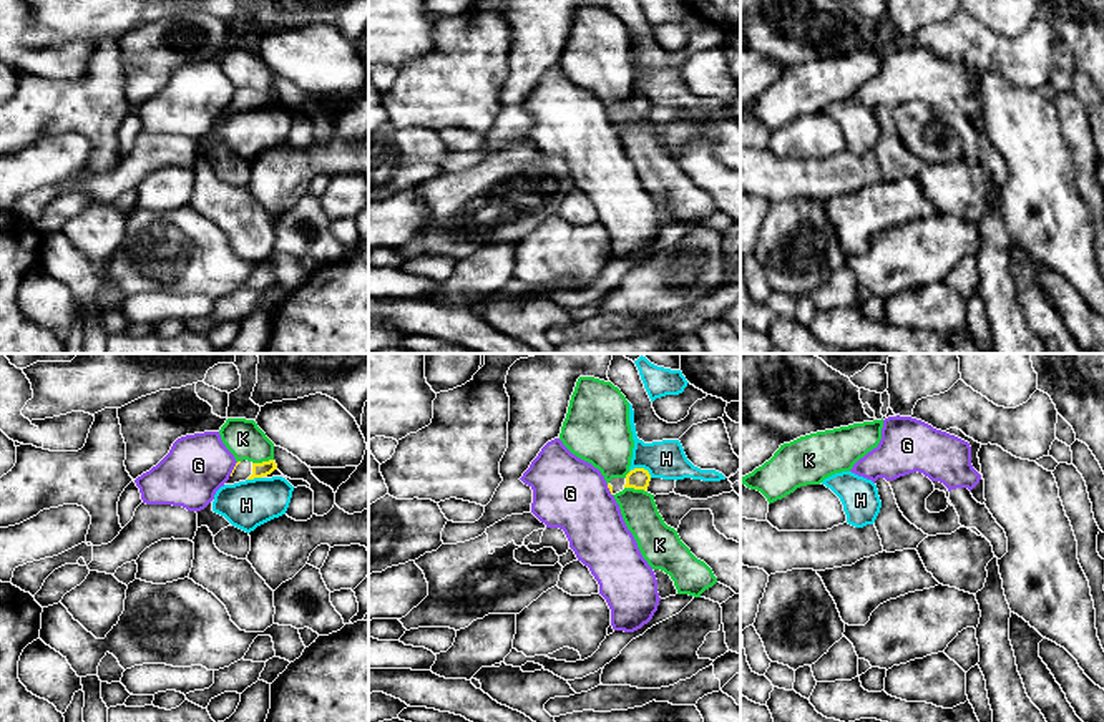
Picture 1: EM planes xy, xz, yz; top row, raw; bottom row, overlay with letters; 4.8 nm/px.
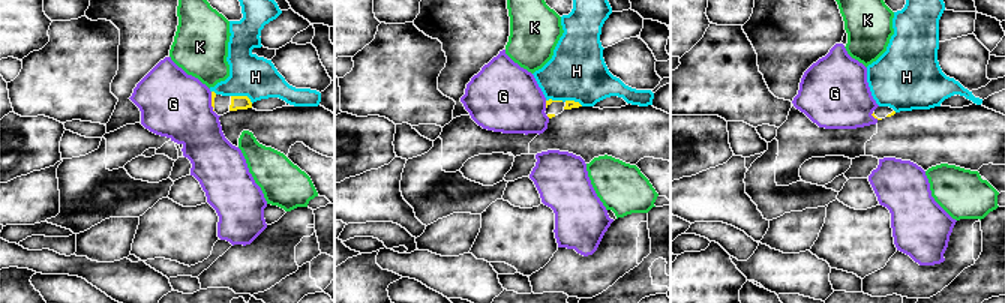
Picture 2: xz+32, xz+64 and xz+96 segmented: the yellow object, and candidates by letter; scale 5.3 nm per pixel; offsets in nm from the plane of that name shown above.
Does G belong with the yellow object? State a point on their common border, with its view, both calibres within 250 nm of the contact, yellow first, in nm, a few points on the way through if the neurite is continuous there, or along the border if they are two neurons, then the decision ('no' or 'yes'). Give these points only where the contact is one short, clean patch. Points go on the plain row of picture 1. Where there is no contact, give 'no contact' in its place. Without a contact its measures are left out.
meets yellow in xy at (234, 97); 20 nm thick on the yellow side, 300 nm on the other; border along xy (238, 90), (229, 103); no

